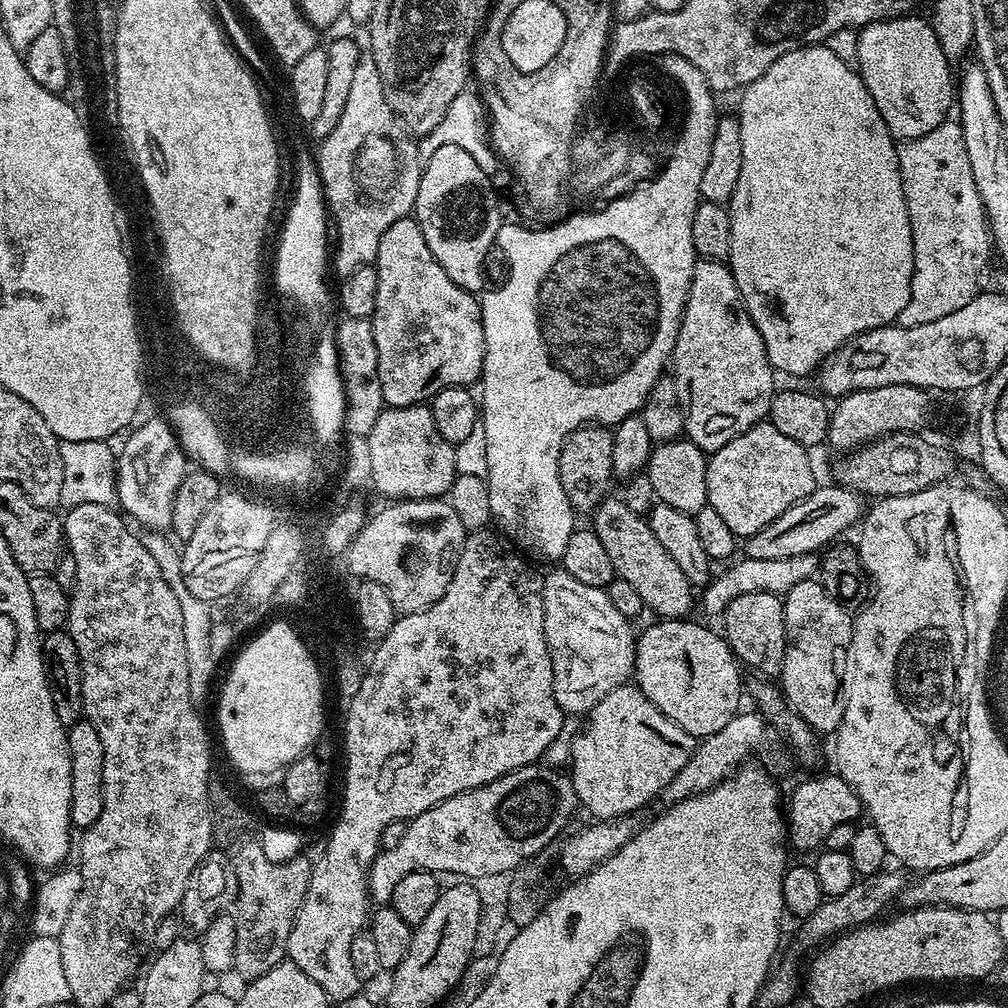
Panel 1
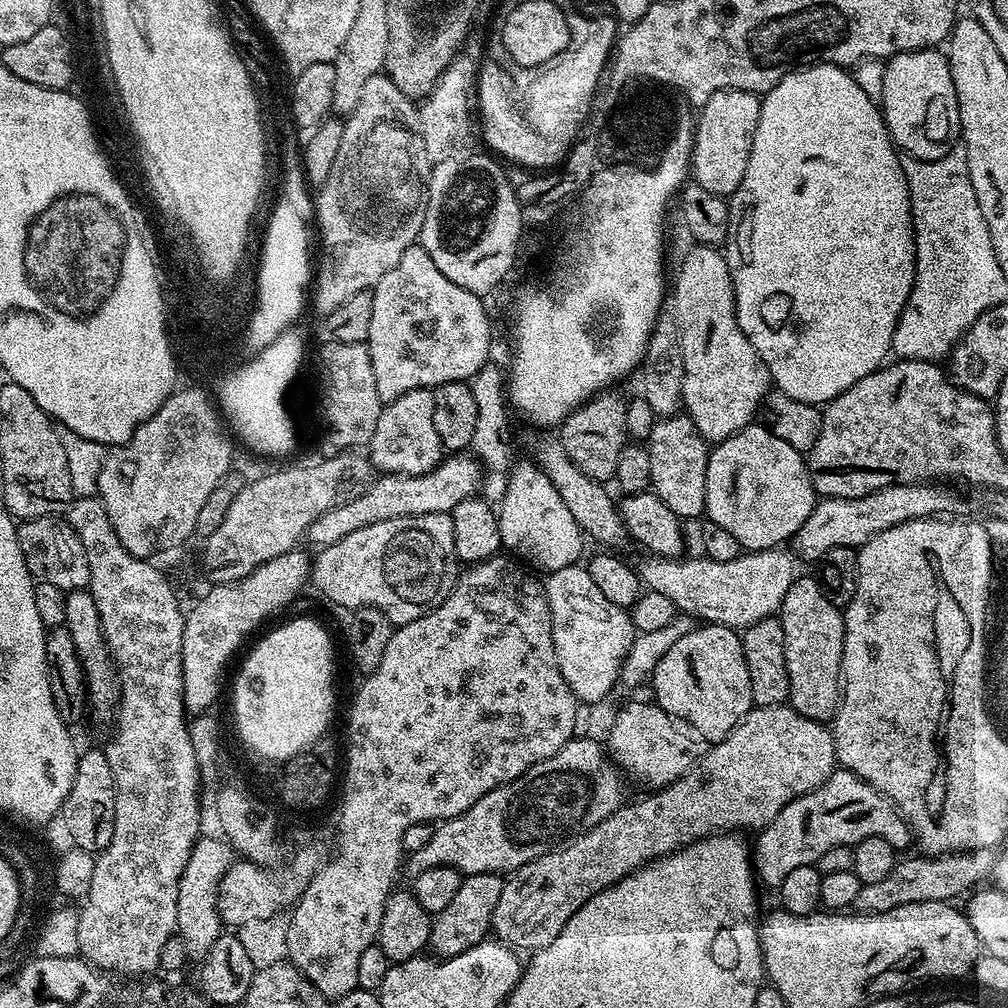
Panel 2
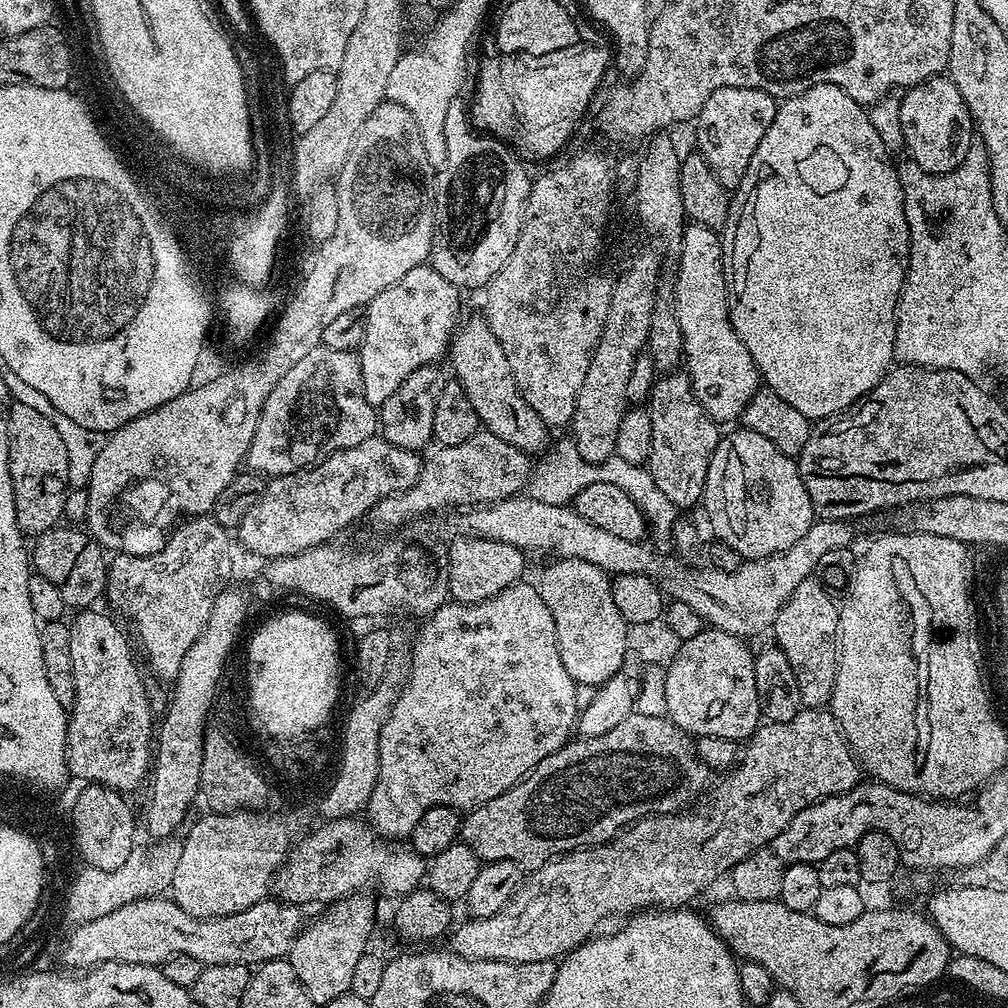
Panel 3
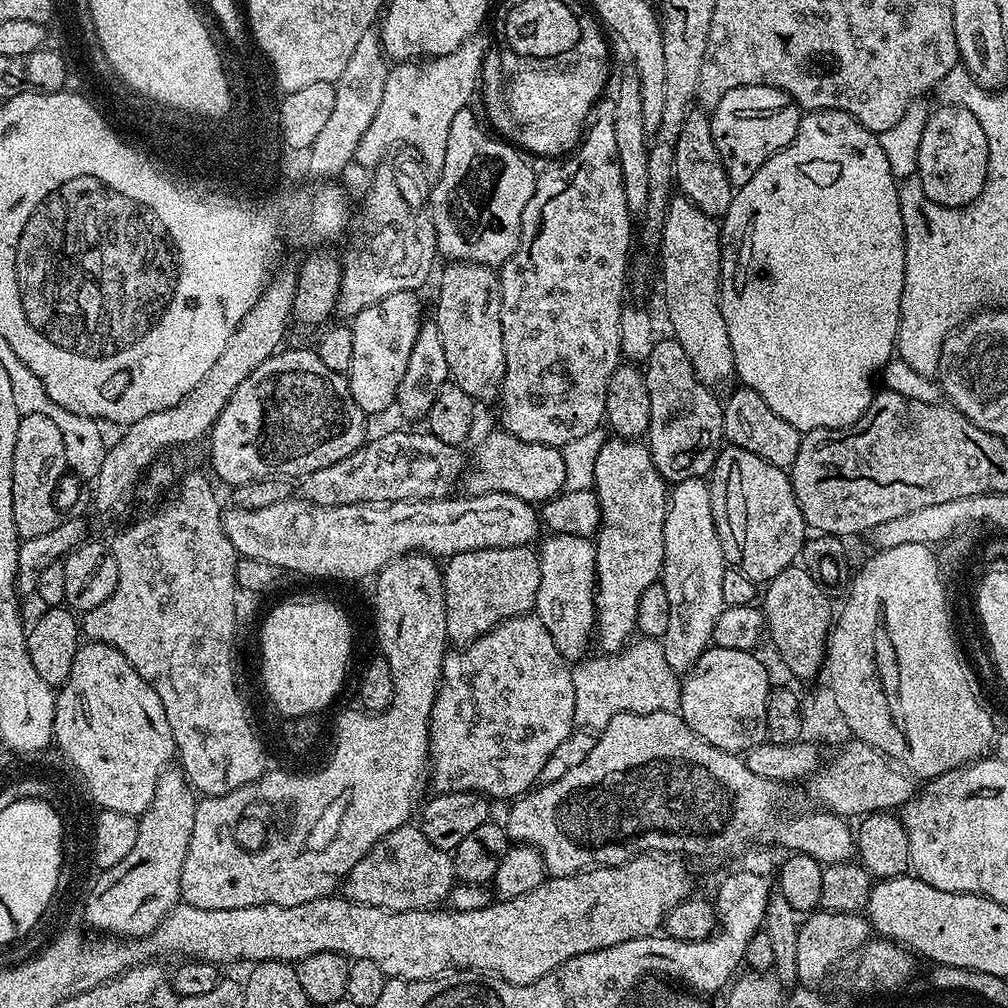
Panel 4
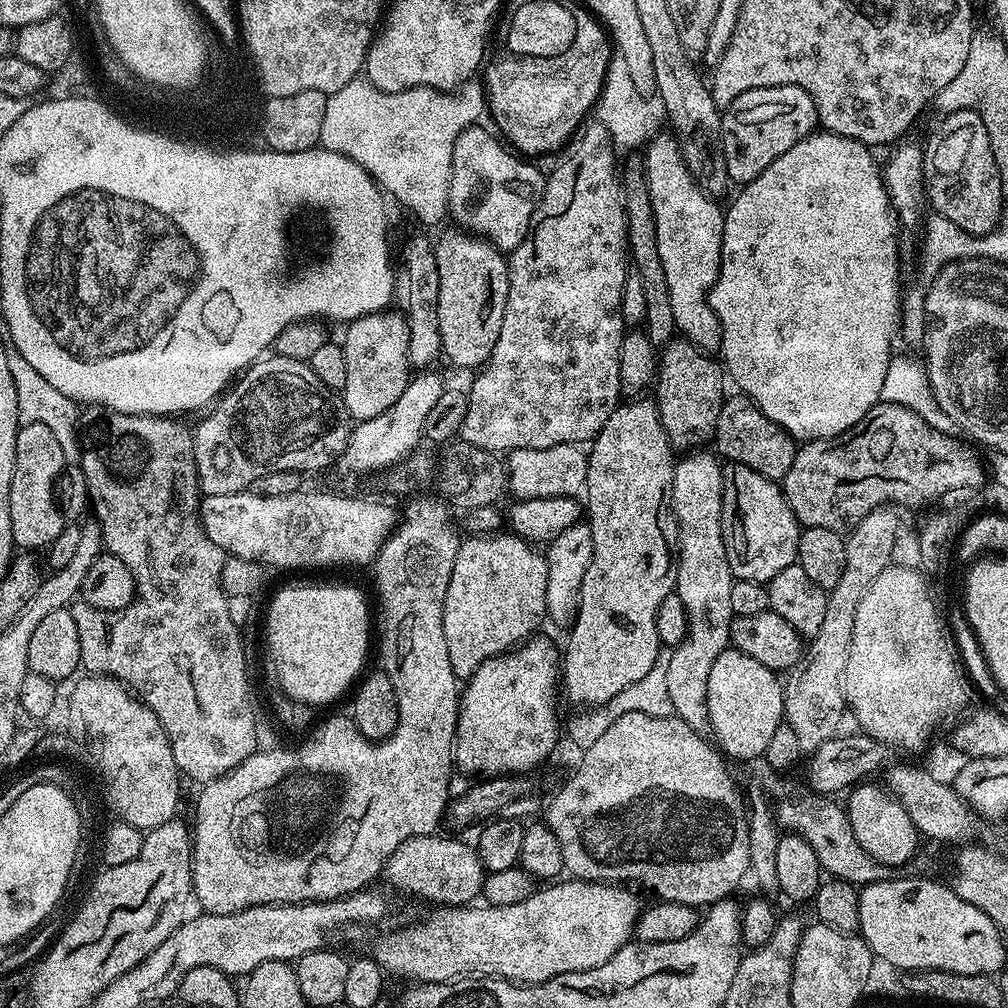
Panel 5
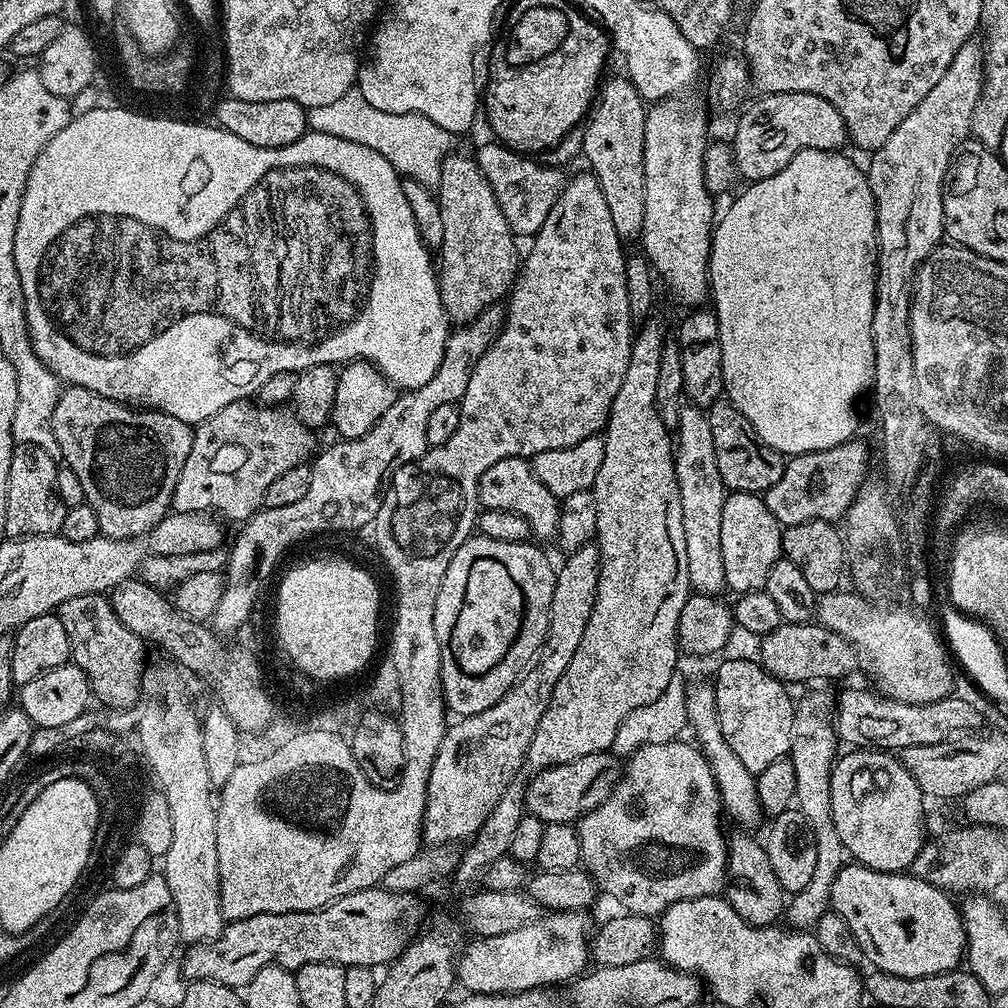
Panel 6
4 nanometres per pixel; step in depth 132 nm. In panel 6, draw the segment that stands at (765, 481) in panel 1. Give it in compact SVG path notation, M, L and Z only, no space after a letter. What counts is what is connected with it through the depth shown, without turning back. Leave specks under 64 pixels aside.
M728 492L722 506L722 566L726 570L726 585L733 588L733 593L758 592L766 586L766 578L770 578L770 570L774 570L774 562L782 558L780 538L782 525L766 506L763 495L755 492Z

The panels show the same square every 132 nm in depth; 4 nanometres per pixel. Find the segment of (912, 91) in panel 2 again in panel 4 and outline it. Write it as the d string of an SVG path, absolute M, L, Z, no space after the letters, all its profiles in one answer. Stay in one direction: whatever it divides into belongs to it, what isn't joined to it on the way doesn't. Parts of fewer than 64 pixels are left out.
M940 106L940 109L933 111L926 122L926 130L922 130L922 146L918 146L918 166L916 167L916 175L922 182L922 190L926 190L926 198L930 198L934 202L938 202L947 208L963 208L966 204L973 204L978 198L978 194L982 194L984 183L986 182L986 174L988 173L988 147L986 146L986 134L982 134L982 126L978 126L978 118L974 118L974 114L970 114L970 110L958 108L955 106Z

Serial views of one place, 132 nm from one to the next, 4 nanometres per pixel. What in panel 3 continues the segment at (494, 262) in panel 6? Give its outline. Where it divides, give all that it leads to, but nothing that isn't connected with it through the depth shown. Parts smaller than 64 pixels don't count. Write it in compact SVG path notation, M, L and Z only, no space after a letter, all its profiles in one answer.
M476 314L466 320L457 327L452 337L450 360L452 356L455 379L460 381L462 390L466 390L466 398L470 398L470 406L474 406L474 414L478 414L483 431L502 438L502 442L510 442L510 446L523 452L543 453L550 444L549 425L538 418L518 390L510 362L506 362L506 350L502 350L498 338L494 338L494 330L490 330L483 315Z

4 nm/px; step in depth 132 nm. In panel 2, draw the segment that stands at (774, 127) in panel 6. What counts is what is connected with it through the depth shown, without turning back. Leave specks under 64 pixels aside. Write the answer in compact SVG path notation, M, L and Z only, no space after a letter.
M727 88L710 94L706 103L699 105L695 117L696 137L692 143L691 179L702 190L730 198L742 186L746 162L750 162L750 146L754 130L758 130L761 97L755 92Z

